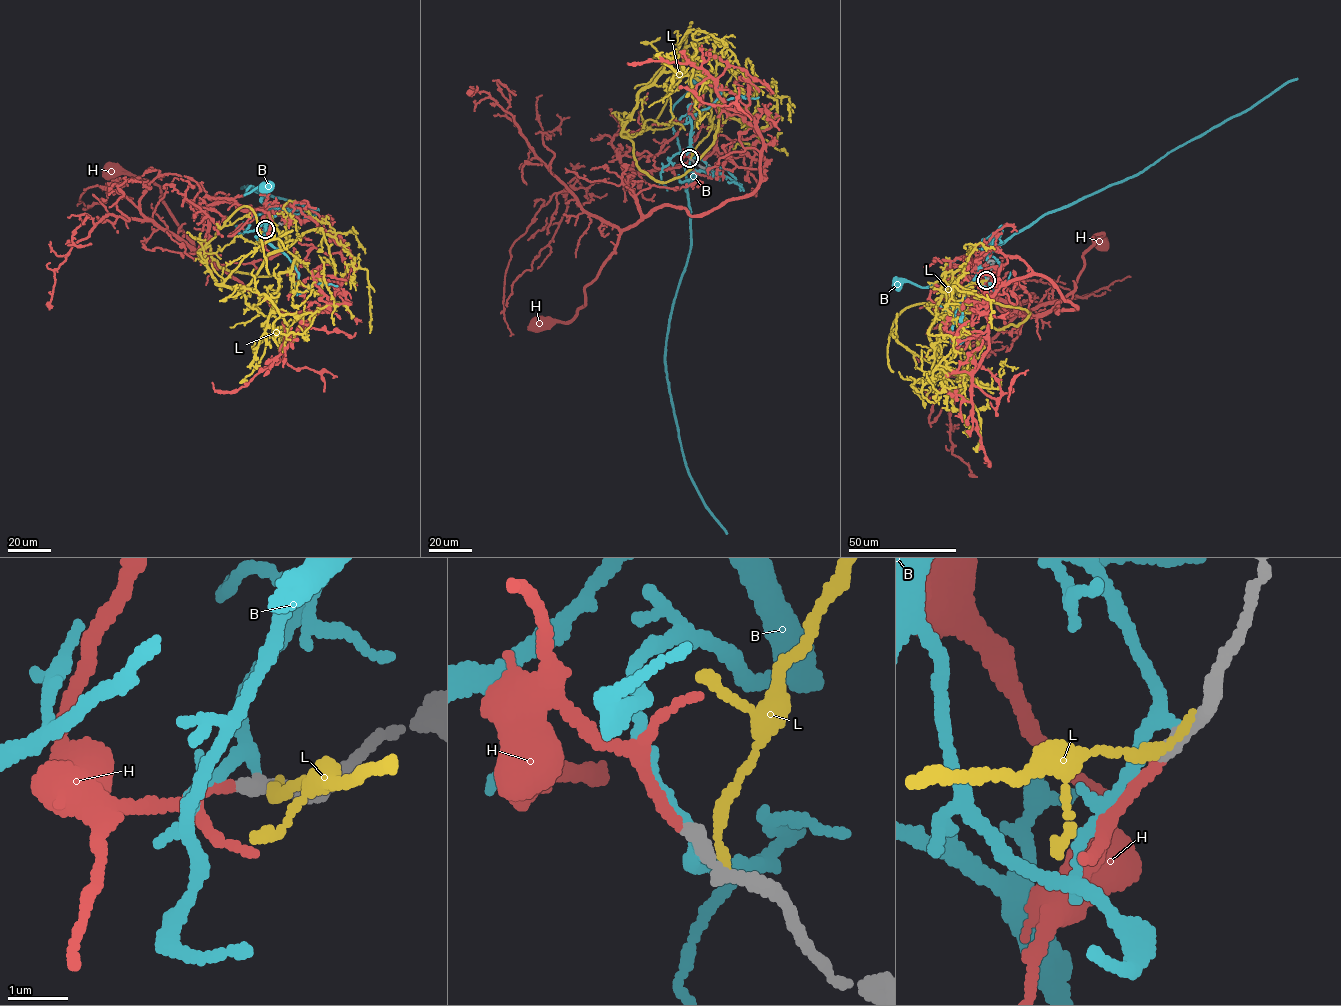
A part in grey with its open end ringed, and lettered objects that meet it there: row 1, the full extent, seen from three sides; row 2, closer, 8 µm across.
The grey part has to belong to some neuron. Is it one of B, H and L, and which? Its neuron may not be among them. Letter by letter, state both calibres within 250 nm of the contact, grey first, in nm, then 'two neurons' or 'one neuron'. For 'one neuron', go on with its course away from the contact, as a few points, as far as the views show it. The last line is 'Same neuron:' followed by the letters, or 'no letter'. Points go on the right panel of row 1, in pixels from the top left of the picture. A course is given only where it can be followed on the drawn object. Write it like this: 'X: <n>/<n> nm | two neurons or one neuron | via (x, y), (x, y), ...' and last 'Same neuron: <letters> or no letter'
B: 280/180 nm | two neurons
H: 240/170 nm | one neuron | via (986, 280), (975, 264), (987, 290), (1023, 313), (1045, 314), (1074, 289), (1093, 236), (1103, 234), (1101, 240)
L: 340/140 nm | two neurons
Same neuron: H

